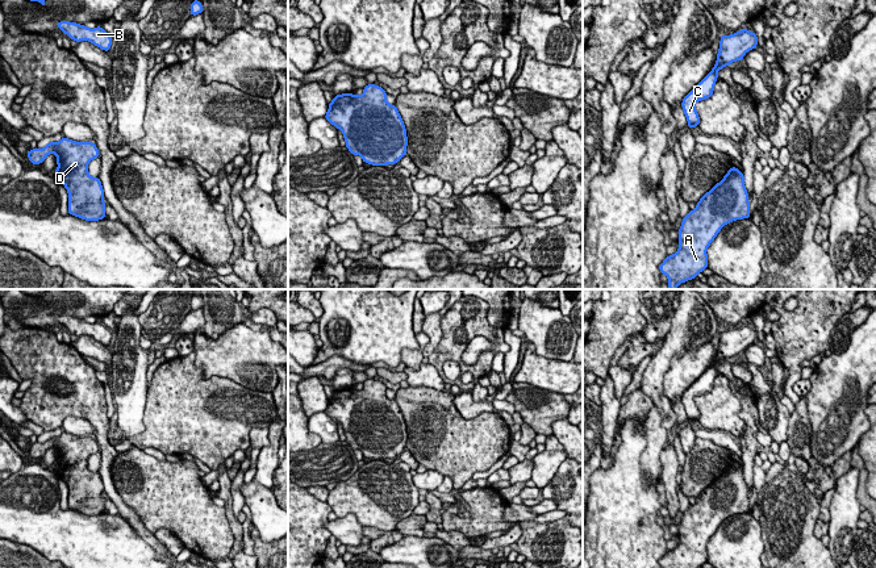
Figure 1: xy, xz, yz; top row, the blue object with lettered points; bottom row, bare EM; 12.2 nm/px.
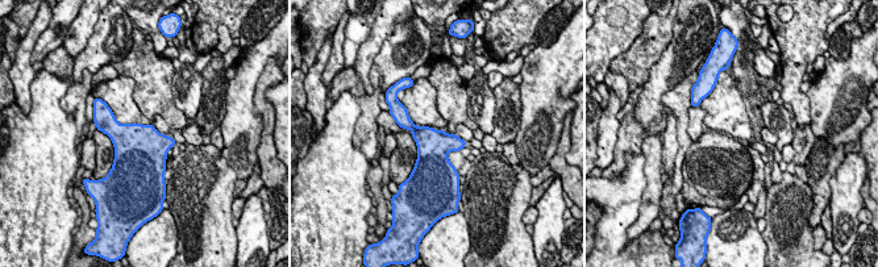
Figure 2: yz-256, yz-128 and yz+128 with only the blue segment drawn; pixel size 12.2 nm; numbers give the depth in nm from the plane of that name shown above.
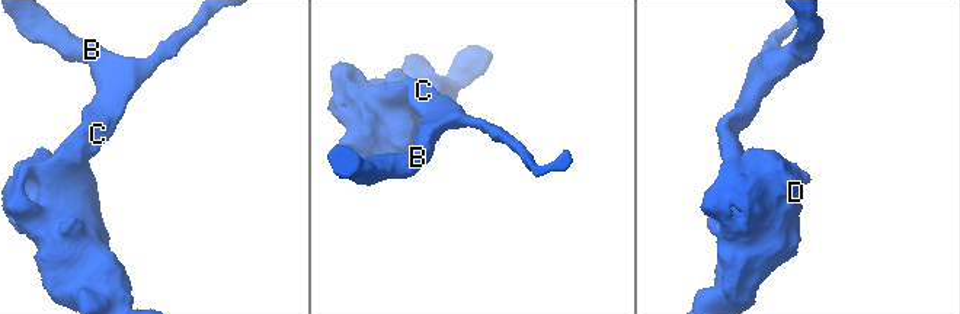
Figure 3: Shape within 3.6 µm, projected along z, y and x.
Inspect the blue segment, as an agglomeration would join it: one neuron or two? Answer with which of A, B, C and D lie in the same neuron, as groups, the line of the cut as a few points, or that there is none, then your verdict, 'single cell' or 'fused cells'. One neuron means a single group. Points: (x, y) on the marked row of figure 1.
A B C D; no cut; single cell

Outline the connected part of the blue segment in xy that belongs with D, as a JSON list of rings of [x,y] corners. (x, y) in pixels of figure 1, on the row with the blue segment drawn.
[[[66,137],[55,142],[49,142],[45,149],[36,147],[29,150],[26,156],[30,163],[41,164],[49,154],[57,155],[58,168],[55,179],[62,183],[68,192],[68,214],[76,216],[85,221],[99,221],[105,218],[104,189],[99,178],[88,175],[88,163],[100,156],[100,153],[93,142],[75,142]]]

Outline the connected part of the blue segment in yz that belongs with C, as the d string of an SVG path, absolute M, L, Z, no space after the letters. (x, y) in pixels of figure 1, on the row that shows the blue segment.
M747 29L731 36L721 36L717 62L713 70L683 99L681 106L688 120L688 128L698 126L700 117L694 104L713 95L714 84L718 79L717 72L735 60L742 60L744 54L756 46L756 33L751 33Z

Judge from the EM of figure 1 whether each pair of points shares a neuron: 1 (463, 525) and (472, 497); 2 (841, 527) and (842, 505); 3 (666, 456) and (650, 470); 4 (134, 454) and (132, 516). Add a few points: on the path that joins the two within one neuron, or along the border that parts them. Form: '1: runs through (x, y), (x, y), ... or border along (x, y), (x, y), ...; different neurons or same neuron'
1: runs through (471, 520), (476, 514), (476, 505); same neuron
2: runs through (842, 522), (842, 510); same neuron
3: border along (671, 434), (660, 452), (659, 480); different neurons
4: border along (115, 483), (117, 493), (151, 533); different neurons

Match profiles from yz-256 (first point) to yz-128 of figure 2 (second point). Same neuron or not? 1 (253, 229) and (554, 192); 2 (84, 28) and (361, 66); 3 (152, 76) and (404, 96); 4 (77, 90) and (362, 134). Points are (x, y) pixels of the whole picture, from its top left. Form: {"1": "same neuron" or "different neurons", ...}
{"1": "same neuron", "2": "same neuron", "3": "different neurons", "4": "same neuron"}

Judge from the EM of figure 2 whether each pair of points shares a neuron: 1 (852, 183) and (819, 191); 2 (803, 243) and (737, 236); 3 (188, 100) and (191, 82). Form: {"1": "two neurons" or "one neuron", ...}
{"1": "two neurons", "2": "two neurons", "3": "one neuron"}

